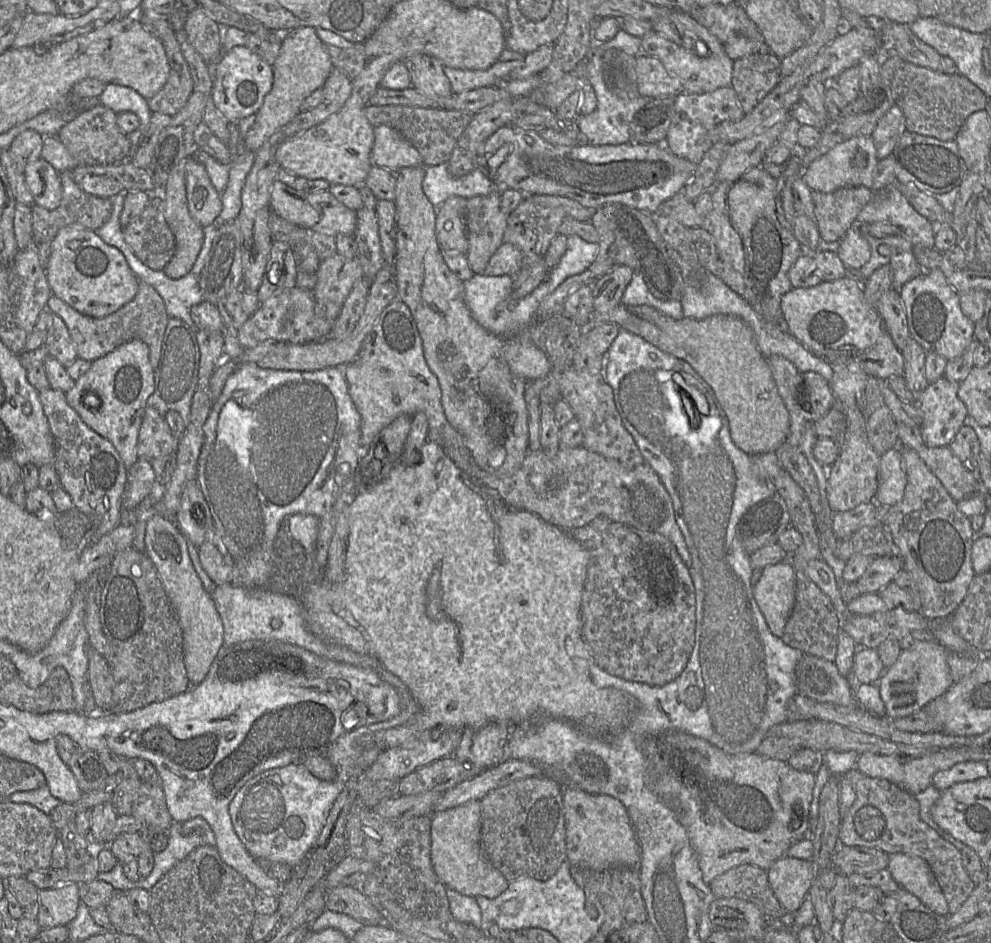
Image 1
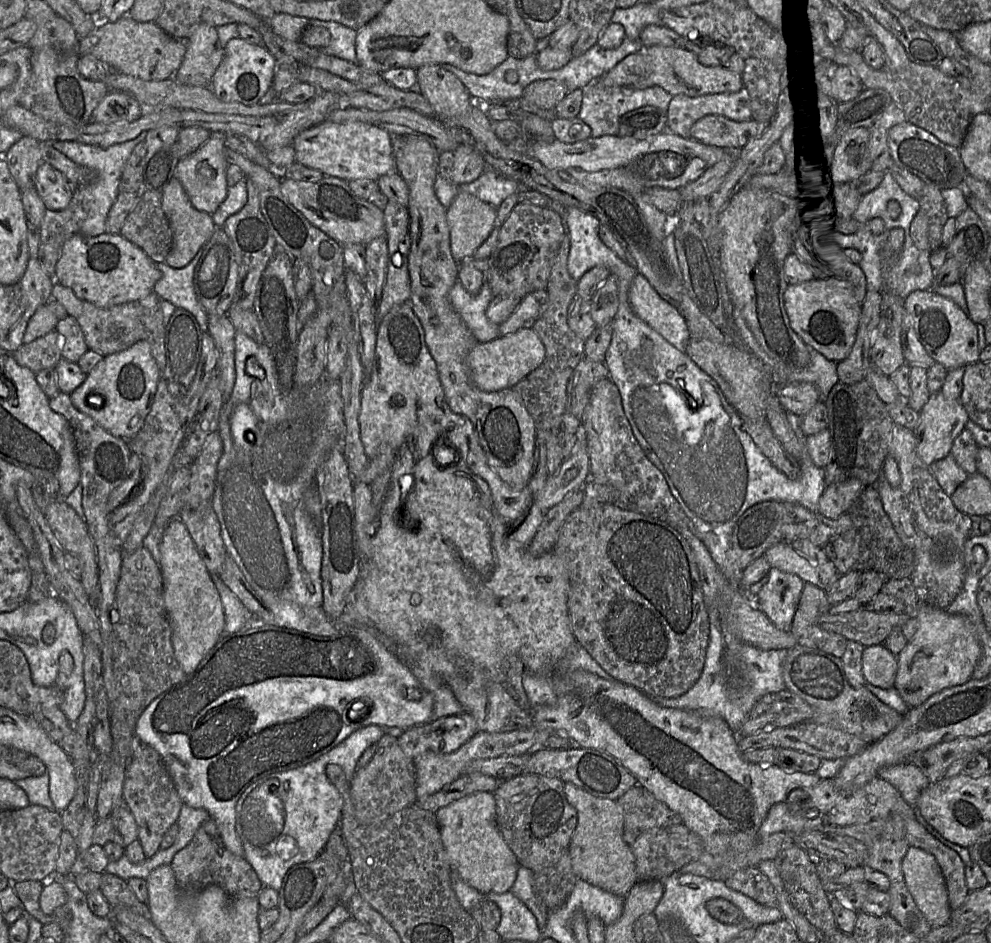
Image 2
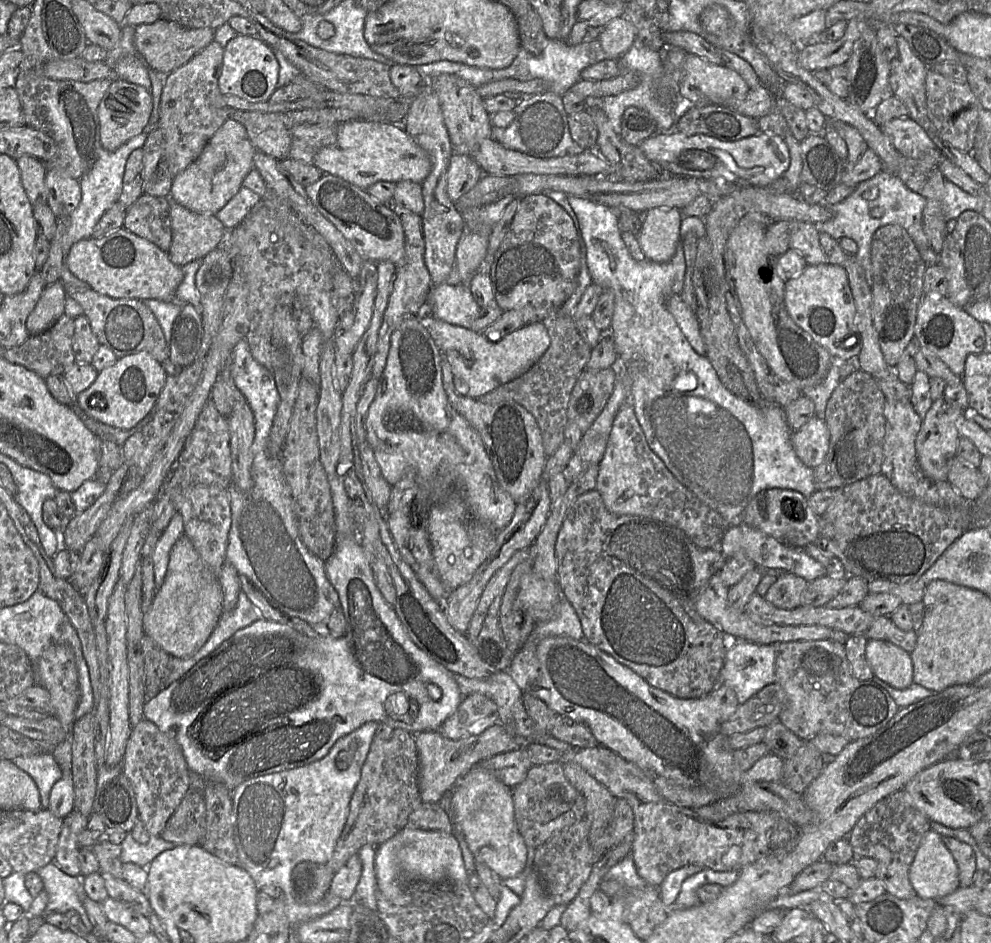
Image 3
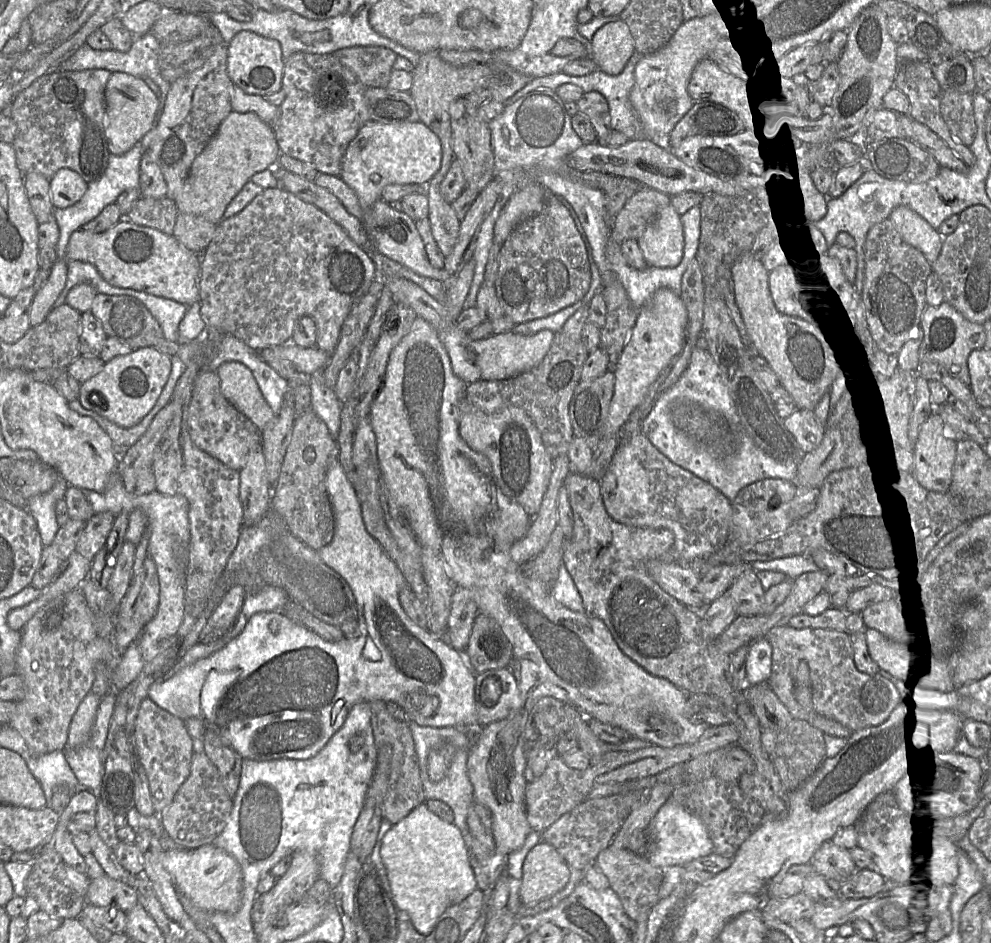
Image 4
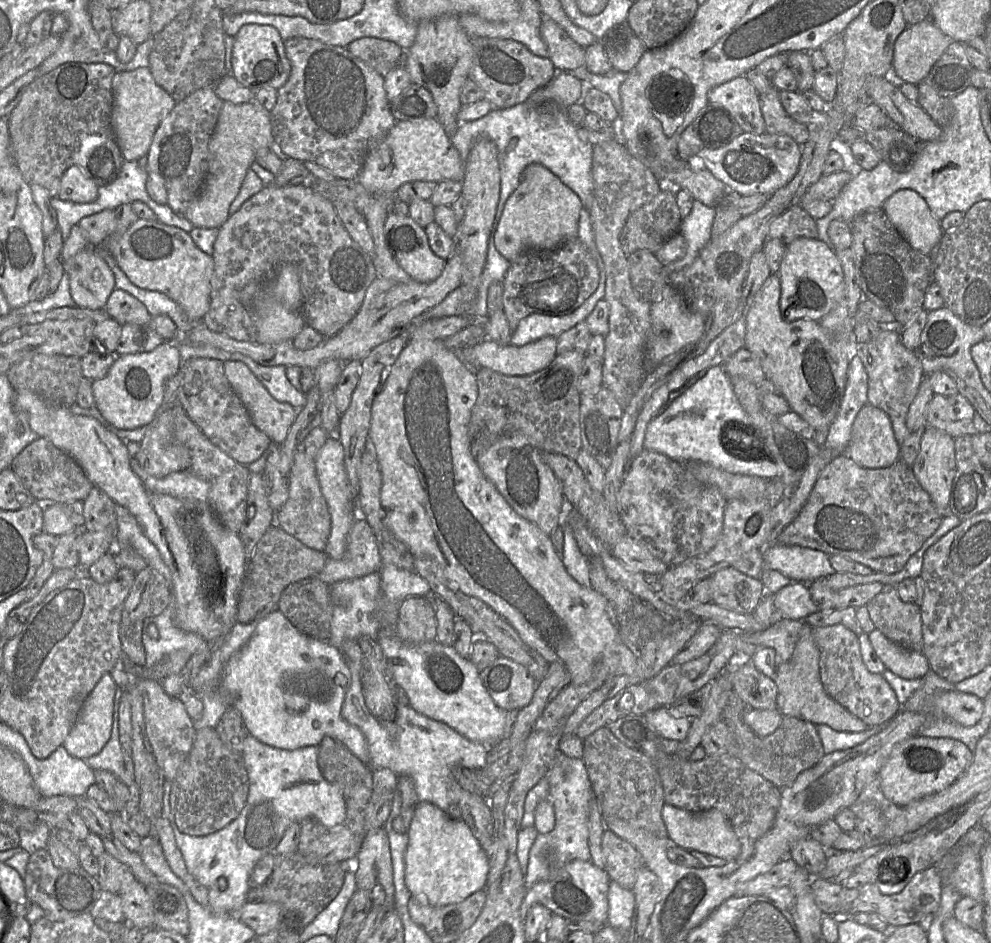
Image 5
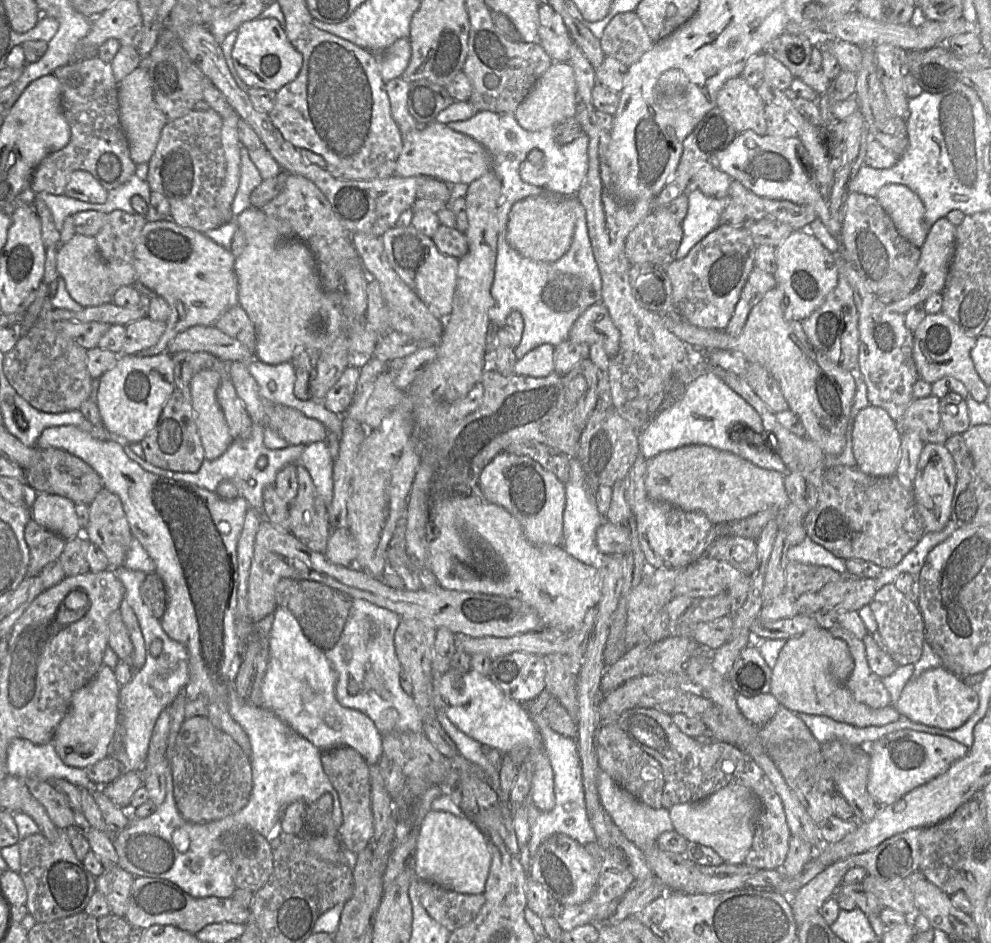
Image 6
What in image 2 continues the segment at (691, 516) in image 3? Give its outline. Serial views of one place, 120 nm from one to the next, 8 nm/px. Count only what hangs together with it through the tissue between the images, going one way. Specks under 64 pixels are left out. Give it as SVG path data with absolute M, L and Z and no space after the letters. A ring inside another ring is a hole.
M610 377L600 380L592 388L589 403L582 416L582 426L584 433L586 433L587 450L590 457L590 479L599 484L612 486L618 491L619 499L614 505L657 518L675 529L682 528L682 526L689 527L694 534L690 520L672 495L664 475L648 459L637 441L624 412L619 388Z

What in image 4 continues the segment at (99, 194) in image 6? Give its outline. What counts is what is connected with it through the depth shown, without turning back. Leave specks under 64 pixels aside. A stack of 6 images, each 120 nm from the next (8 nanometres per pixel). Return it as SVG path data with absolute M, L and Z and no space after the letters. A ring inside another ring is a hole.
M69 168L58 170L49 180L49 184L52 205L60 209L80 201L88 188L88 183Z

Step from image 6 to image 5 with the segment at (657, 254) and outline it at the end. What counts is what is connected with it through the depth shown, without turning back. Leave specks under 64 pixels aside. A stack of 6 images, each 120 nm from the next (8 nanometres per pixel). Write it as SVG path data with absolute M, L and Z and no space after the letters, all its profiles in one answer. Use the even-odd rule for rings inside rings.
M661 190L650 202L635 210L627 219L621 233L620 244L628 256L637 250L656 253L671 237L680 231L682 219L676 203L676 194Z

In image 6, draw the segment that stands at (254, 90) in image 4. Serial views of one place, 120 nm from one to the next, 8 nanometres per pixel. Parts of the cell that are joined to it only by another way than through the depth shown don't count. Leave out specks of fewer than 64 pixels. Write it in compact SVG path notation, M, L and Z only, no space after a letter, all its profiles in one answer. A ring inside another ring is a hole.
M254 18L237 28L231 57L235 70L247 87L277 91L294 80L303 63L302 54L289 42L285 28L275 18Z

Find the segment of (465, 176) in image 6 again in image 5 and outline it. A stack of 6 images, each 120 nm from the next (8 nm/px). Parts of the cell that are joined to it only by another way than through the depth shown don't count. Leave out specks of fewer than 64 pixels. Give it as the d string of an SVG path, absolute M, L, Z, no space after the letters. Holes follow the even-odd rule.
M436 118L418 122L399 121L385 138L367 155L357 181L371 194L396 193L406 182L429 181L439 183L463 181L465 163Z

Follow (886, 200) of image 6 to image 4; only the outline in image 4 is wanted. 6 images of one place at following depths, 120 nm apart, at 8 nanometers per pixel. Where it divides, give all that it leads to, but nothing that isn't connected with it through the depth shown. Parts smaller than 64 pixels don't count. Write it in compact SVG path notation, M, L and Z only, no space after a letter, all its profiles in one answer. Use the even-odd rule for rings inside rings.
M898 206L890 214L902 239L923 253L930 264L933 264L941 251L943 236L923 217L907 206Z

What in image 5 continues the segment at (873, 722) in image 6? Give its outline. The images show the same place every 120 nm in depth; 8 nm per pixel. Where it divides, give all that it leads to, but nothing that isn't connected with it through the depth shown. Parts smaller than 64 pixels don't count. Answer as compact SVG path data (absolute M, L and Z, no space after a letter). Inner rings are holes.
M802 620L802 622L805 624L805 627L801 632L800 639L796 644L792 657L786 663L777 666L773 676L773 680L777 686L777 707L779 711L783 716L801 718L815 725L825 724L840 732L860 732L867 730L869 727L865 722L851 714L825 692L820 677L820 653L813 637L813 630L804 620Z

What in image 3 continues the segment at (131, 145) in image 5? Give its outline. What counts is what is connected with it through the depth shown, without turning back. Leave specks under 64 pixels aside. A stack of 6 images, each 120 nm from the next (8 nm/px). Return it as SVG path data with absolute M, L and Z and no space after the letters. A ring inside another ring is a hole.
M122 79L112 81L98 107L102 147L107 151L116 151L129 139L142 133L148 124L152 108L153 99L146 88Z

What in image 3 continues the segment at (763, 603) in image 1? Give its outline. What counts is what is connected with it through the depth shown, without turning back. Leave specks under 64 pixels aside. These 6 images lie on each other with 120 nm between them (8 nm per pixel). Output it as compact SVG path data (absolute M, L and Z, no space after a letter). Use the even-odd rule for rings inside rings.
M780 572L776 581L769 587L764 598L780 609L794 609L800 606L800 599L808 582L790 572Z

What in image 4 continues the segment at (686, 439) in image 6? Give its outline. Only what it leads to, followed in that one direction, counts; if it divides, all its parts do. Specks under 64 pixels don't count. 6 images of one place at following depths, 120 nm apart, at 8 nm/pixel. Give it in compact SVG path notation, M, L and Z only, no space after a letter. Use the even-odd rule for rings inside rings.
M693 347L689 364L679 380L655 402L642 422L641 430L671 462L710 483L732 501L739 491L756 481L779 478L794 482L798 465L780 462L764 452L743 427L728 385L708 350Z

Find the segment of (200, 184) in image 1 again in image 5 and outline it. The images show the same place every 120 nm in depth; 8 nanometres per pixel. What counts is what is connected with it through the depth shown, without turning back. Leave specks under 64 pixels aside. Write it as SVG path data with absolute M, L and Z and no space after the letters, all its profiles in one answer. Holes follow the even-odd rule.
M223 101L214 132L208 144L208 171L198 197L183 217L193 227L219 229L229 218L229 208L237 197L247 171L260 148L274 148L270 112L255 101L234 104Z

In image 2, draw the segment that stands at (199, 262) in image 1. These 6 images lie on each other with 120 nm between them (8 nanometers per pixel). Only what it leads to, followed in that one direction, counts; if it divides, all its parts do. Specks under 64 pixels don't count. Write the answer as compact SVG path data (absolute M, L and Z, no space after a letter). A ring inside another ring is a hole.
M204 247L184 268L175 269L164 262L156 264L162 275L154 285L153 293L160 300L166 300L176 308L189 311L198 321L201 330L207 332L208 315L198 301L193 284L194 270L203 252Z

